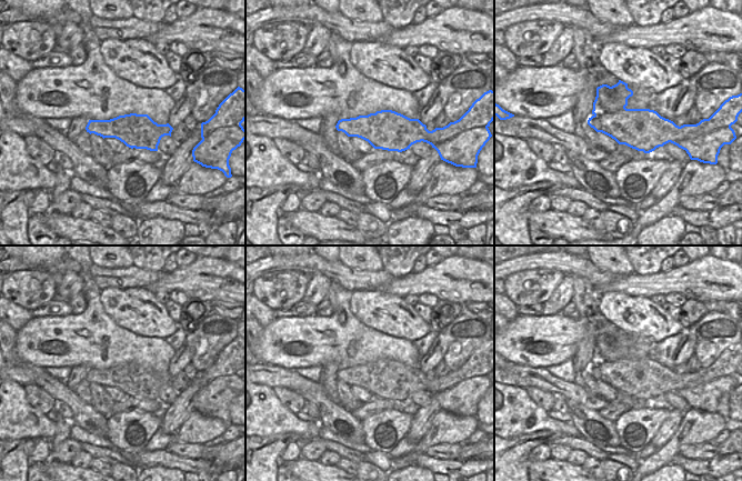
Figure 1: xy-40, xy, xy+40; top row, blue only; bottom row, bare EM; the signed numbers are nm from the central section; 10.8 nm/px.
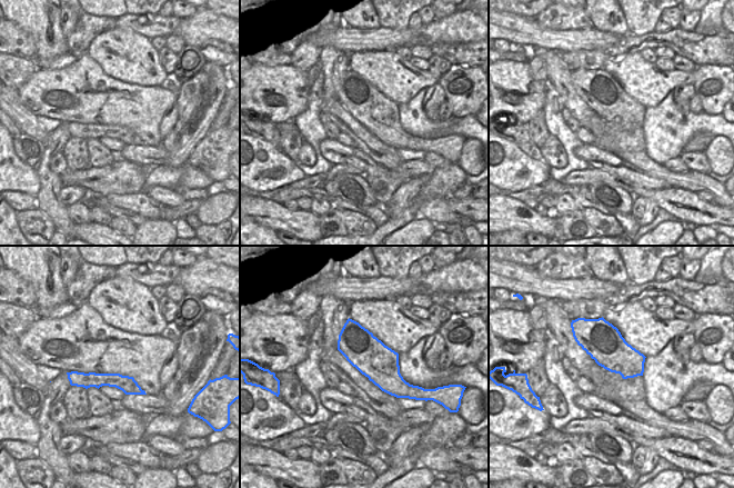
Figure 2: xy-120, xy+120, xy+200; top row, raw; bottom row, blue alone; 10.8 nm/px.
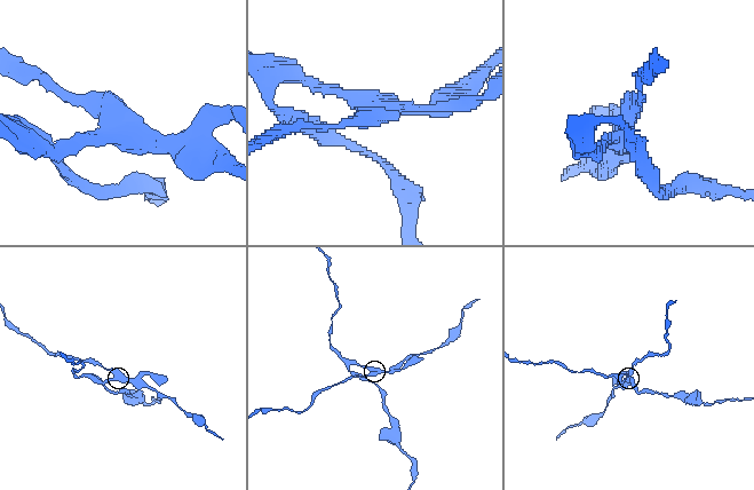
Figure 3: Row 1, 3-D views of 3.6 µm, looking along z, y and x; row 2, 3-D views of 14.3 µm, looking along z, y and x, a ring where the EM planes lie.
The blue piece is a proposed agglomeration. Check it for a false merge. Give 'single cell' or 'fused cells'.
fused cells

